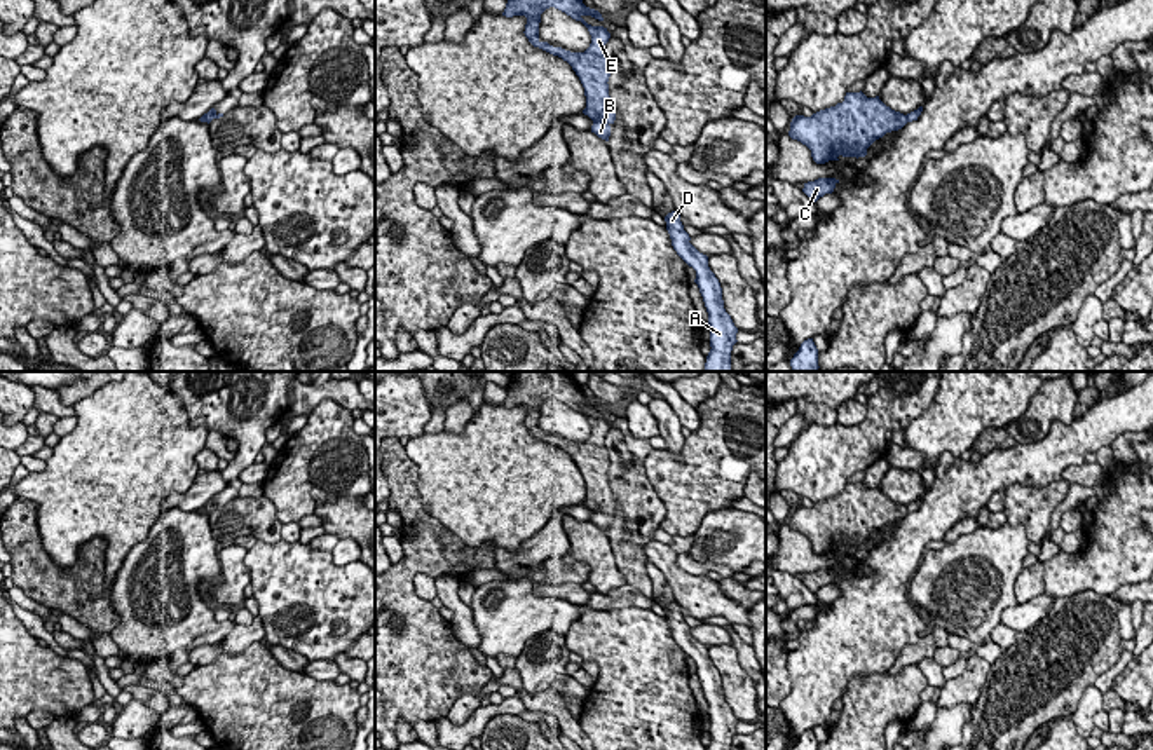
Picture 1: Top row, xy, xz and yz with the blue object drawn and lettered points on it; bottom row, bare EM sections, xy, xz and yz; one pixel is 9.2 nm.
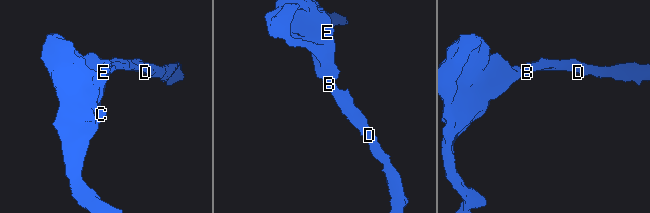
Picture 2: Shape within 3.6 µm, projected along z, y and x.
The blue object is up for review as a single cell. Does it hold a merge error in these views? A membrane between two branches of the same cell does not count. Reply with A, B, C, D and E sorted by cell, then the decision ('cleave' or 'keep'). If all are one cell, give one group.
A B C D E | keep

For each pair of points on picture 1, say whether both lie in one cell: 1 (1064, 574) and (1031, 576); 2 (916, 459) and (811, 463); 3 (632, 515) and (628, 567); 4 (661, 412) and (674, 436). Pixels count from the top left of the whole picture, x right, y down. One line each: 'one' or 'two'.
1: two
2: two
3: one
4: one

